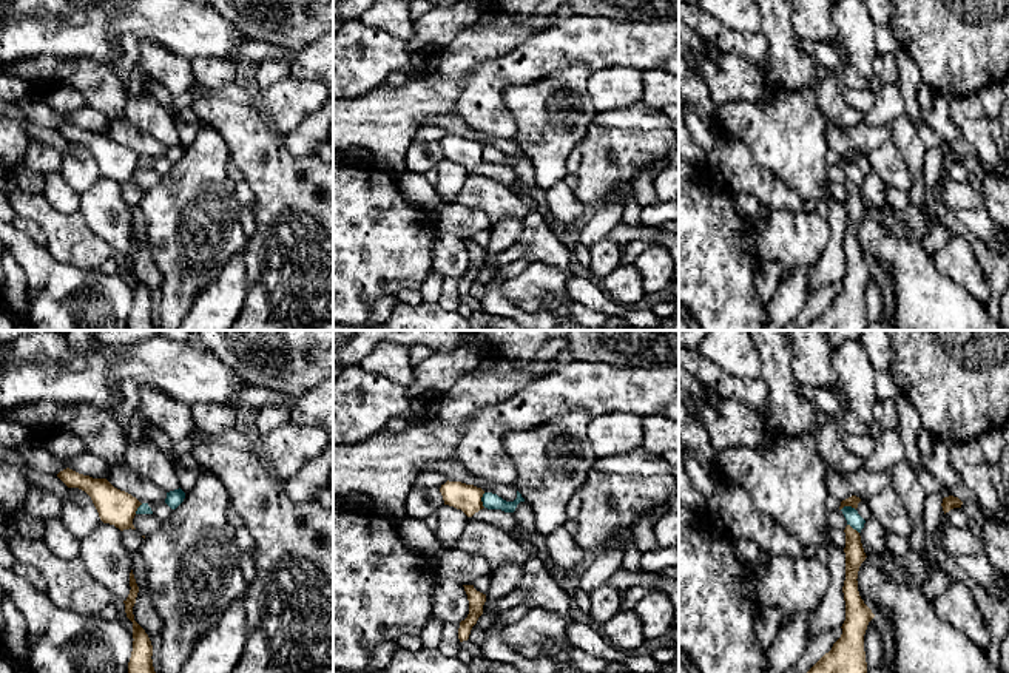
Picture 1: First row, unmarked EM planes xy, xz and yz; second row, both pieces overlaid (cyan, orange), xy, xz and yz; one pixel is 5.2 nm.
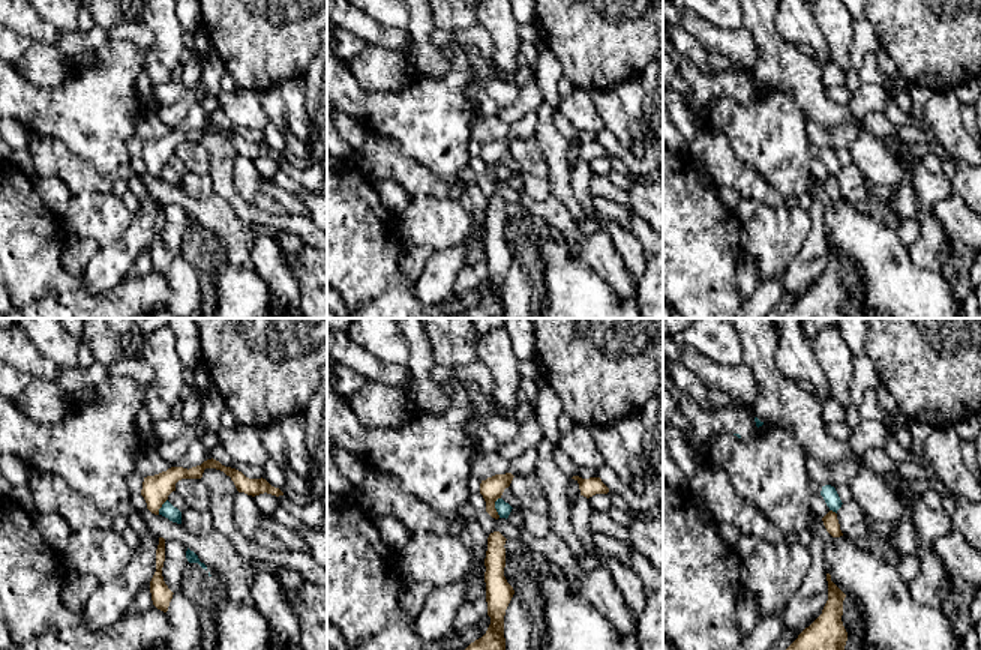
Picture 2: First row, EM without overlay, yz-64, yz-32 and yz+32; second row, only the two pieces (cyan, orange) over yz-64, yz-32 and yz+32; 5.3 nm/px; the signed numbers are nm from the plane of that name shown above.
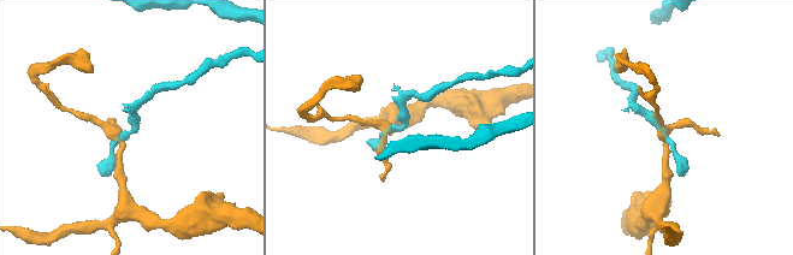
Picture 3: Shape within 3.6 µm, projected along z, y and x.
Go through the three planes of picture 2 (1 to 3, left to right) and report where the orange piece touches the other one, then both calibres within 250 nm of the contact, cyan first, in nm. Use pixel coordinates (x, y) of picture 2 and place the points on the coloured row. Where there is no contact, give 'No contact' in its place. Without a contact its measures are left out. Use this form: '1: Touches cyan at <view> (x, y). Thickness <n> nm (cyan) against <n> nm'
1: Touches cyan at yz-64 (162, 506). Thickness 80 nm (cyan) against 150 nm
2: Touches cyan at yz-32 (495, 508). Thickness 70 nm (cyan) against 120 nm
3: Touches cyan at yz+32 (833, 511). Thickness 80 nm (cyan) against 80 nm

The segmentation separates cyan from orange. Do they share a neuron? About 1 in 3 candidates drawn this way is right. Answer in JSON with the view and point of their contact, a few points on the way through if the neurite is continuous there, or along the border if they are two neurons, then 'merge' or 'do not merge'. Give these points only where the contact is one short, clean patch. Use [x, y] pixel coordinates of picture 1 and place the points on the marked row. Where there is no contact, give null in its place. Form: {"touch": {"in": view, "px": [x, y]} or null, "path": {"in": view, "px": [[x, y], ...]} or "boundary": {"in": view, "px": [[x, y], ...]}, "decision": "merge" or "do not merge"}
{"touch": {"in": "xz", "px": [482, 500]}, "boundary": {"in": "xz", "px": [[485, 493], [482, 497], [483, 507]]}, "decision": "do not merge"}

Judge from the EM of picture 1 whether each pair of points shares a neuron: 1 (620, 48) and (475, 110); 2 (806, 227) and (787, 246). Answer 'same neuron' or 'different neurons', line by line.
1: same neuron
2: same neuron

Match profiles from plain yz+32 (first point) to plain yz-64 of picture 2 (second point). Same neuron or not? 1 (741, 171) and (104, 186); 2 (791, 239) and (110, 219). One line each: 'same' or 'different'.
1: same
2: same

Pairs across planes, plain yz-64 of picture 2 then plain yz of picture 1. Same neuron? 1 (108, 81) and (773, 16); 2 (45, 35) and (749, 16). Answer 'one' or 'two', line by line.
1: two
2: two

